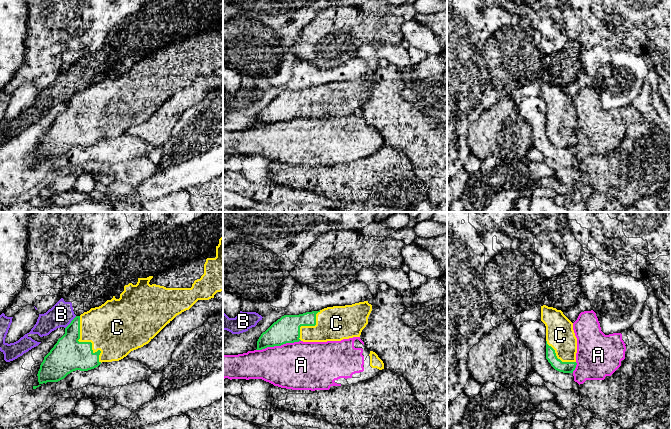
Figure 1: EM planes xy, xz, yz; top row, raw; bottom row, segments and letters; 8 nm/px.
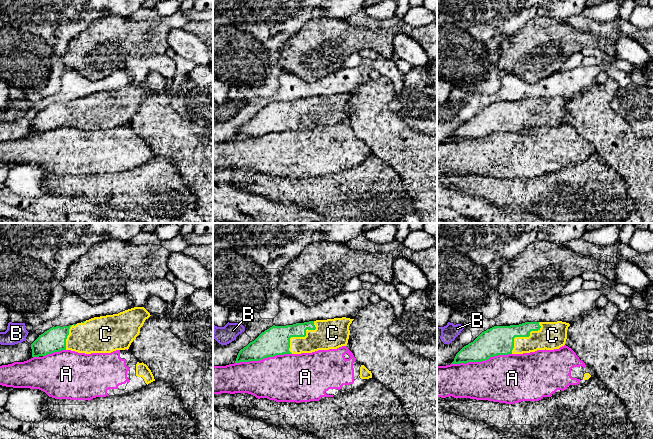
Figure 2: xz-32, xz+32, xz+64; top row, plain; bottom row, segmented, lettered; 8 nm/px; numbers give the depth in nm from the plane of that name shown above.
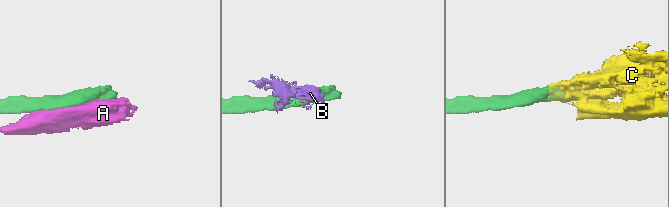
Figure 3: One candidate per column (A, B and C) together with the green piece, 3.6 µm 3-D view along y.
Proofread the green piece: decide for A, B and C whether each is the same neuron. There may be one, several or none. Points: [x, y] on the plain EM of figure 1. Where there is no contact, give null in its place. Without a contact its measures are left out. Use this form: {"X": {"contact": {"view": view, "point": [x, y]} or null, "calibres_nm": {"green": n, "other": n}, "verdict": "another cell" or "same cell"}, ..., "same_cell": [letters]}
{"A": {"contact": {"view": "xz", "point": [278, 121]}, "calibres_nm": {"green": 200, "other": 380}, "verdict": "another cell"}, "B": {"contact": {"view": "xy", "point": [71, 98]}, "calibres_nm": {"green": 260, "other": 190}, "verdict": "another cell"}, "C": {"contact": {"view": "xy", "point": [86, 118]}, "calibres_nm": {"green": 280, "other": 420}, "verdict": "same cell"}, "same_cell": ["C"]}

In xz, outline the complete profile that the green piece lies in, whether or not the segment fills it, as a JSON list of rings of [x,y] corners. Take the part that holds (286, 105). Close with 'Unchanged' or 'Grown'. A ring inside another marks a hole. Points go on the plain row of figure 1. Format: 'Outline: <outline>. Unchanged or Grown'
Outline: [[[364,77],[352,81],[327,83],[299,91],[284,91],[261,110],[256,126],[299,117],[327,118],[360,113],[362,106],[368,100],[371,87],[372,81],[368,77]]]. Grown

